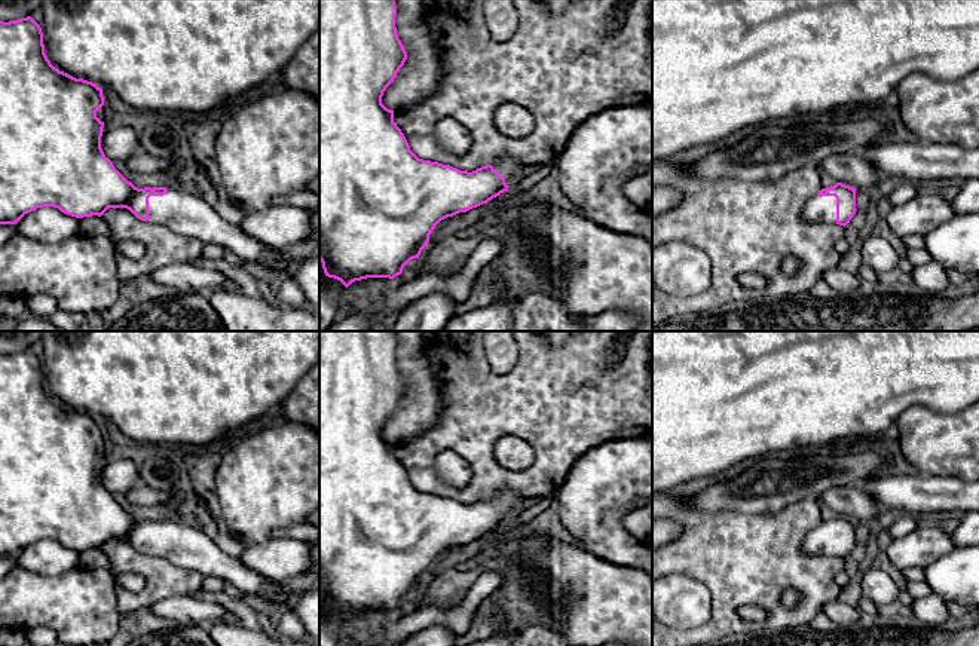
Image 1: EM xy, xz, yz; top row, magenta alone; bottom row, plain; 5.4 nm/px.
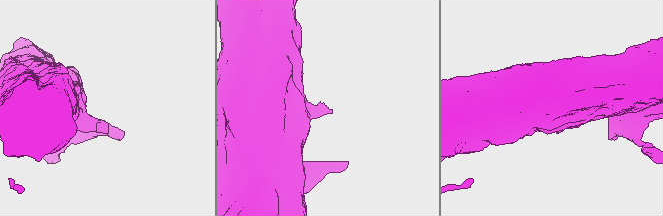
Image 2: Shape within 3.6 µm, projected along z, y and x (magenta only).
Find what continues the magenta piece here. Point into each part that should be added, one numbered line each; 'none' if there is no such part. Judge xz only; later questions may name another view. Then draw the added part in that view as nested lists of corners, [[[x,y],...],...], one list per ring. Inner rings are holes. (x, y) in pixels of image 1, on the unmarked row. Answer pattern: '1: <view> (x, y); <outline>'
1: xz (507, 499); [[[504,489],[498,493],[493,495],[493,502],[499,505],[501,509],[505,511],[505,515],[508,517],[508,514],[520,506],[524,500],[527,500],[529,497],[524,497],[521,493],[518,492],[513,492],[510,489]]]

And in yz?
1: yz (819, 541); [[[816,527],[805,536],[802,547],[807,554],[836,557],[836,530]]]

